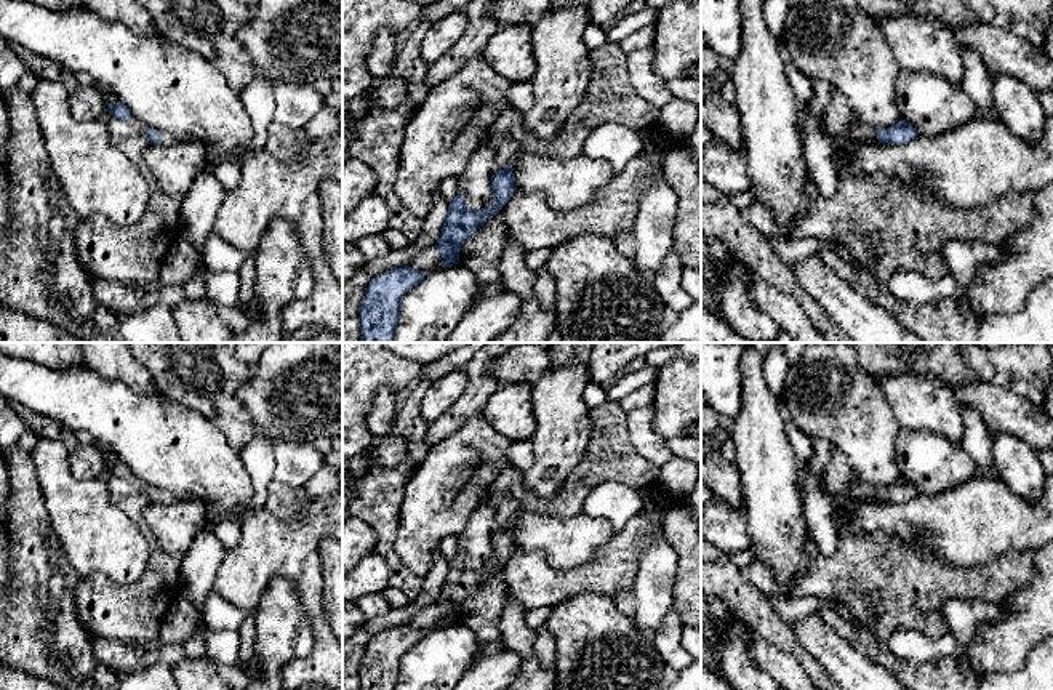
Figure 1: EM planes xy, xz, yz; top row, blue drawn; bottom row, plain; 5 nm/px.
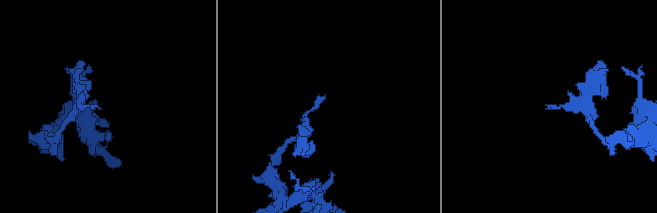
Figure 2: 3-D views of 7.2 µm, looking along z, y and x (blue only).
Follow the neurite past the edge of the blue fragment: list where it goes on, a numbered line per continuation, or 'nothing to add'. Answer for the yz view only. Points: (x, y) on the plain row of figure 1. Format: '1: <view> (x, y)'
1: yz (839, 477)

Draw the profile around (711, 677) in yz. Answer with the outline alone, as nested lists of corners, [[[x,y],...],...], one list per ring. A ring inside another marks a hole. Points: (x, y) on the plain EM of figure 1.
[[[701,661],[701,690],[735,690],[723,677],[720,668]]]

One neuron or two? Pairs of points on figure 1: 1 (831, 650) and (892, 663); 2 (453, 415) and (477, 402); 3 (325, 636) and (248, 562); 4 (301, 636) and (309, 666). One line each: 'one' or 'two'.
1: two
2: one
3: one
4: two

